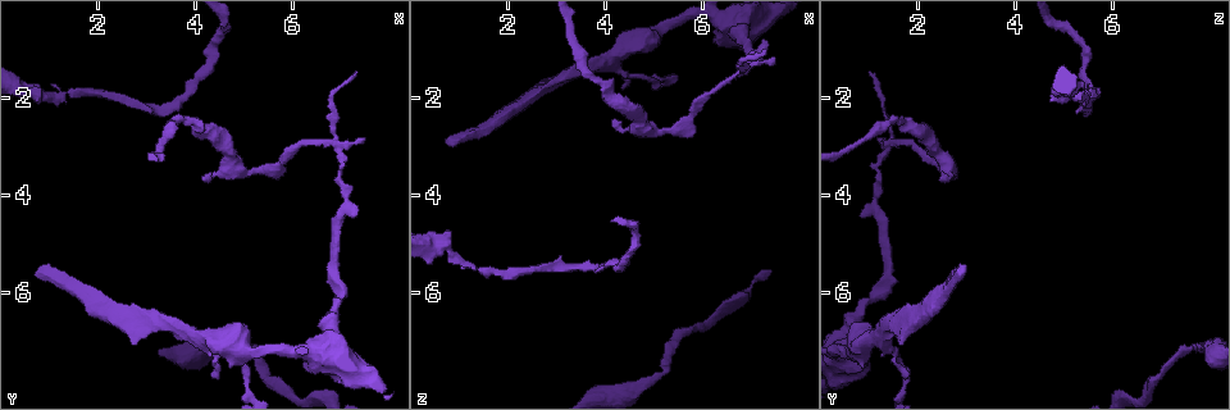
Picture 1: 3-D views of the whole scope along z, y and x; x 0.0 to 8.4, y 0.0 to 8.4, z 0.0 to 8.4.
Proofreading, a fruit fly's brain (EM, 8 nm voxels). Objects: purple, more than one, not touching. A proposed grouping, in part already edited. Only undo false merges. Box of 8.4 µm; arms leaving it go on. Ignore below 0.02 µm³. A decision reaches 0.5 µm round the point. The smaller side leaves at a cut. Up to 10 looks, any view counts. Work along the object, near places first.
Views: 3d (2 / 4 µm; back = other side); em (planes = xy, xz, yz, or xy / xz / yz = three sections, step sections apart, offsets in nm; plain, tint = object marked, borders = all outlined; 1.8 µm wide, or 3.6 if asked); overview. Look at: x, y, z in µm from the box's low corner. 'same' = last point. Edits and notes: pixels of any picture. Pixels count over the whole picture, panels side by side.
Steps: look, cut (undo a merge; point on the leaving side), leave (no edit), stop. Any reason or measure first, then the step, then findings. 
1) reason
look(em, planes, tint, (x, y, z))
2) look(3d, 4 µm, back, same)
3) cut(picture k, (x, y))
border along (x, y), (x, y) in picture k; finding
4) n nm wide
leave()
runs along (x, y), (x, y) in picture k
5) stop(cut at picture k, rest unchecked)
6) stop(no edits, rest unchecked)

look(em, xz, step 8, tint, (6.90, 3.10, 1.30))

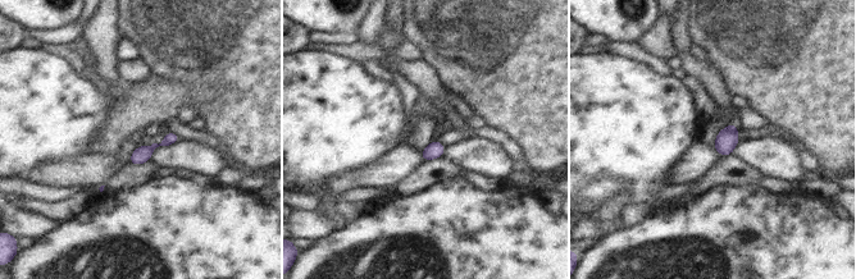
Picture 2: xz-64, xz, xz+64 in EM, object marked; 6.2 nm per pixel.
110 nm wide
cut(picture 2, (169, 138))
two neurons meet here

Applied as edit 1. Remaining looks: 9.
thick turns thin
look(3d, 4 µm, back, (6.80, 6.80, 0.60))

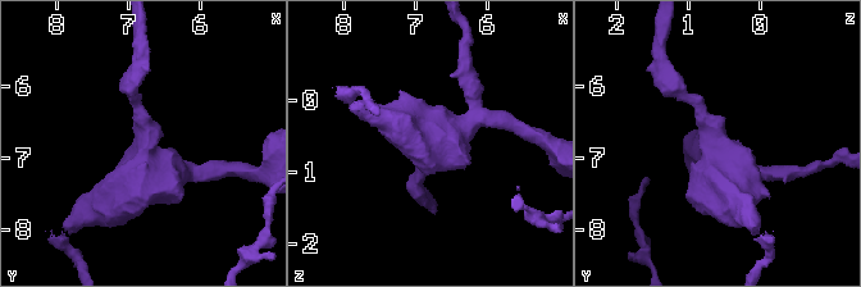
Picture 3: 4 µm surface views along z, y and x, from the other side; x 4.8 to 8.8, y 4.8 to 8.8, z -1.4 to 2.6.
look(em, 3.6 µm, planes, tint, (6.75, 6.75, 0.65))

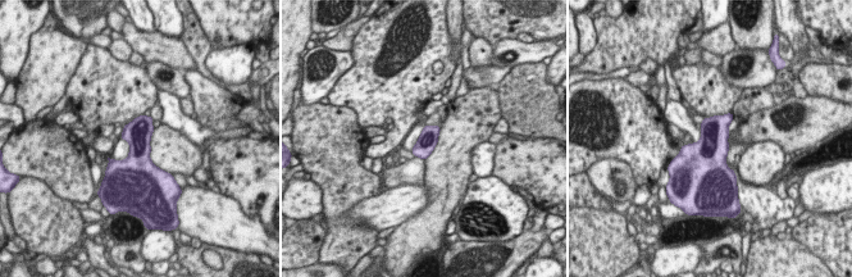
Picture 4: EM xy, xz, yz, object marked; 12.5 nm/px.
240 nm wide
leave()
one neuron here

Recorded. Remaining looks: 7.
thick turns thin
look(em, 3.6 µm, xz, step 8, tint, (4.10, 6.90, 1.30))

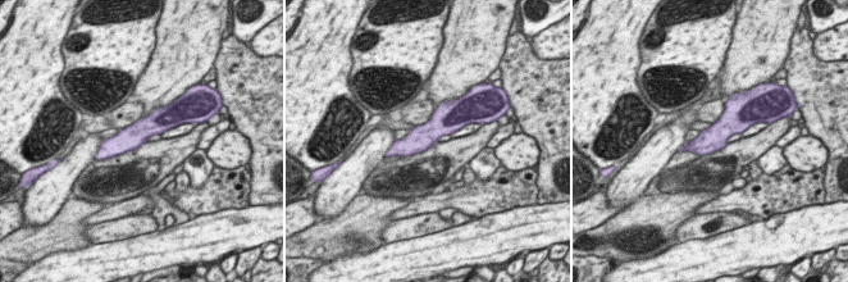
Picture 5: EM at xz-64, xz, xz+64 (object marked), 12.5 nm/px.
look(em, 3.6 µm, xy, step 16, borders, same)

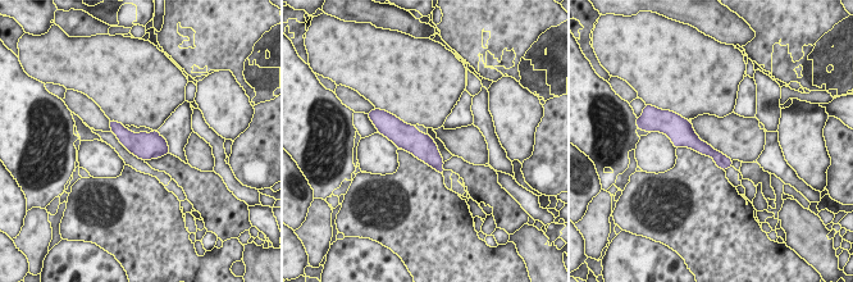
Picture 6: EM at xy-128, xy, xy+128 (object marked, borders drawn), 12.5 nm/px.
90 nm wide
leave()
runs along (684, 122), (699, 146), (728, 163) in picture 6; continuous, no second neuron

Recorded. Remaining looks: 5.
stop(cut at picture 2, rest unchecked)

